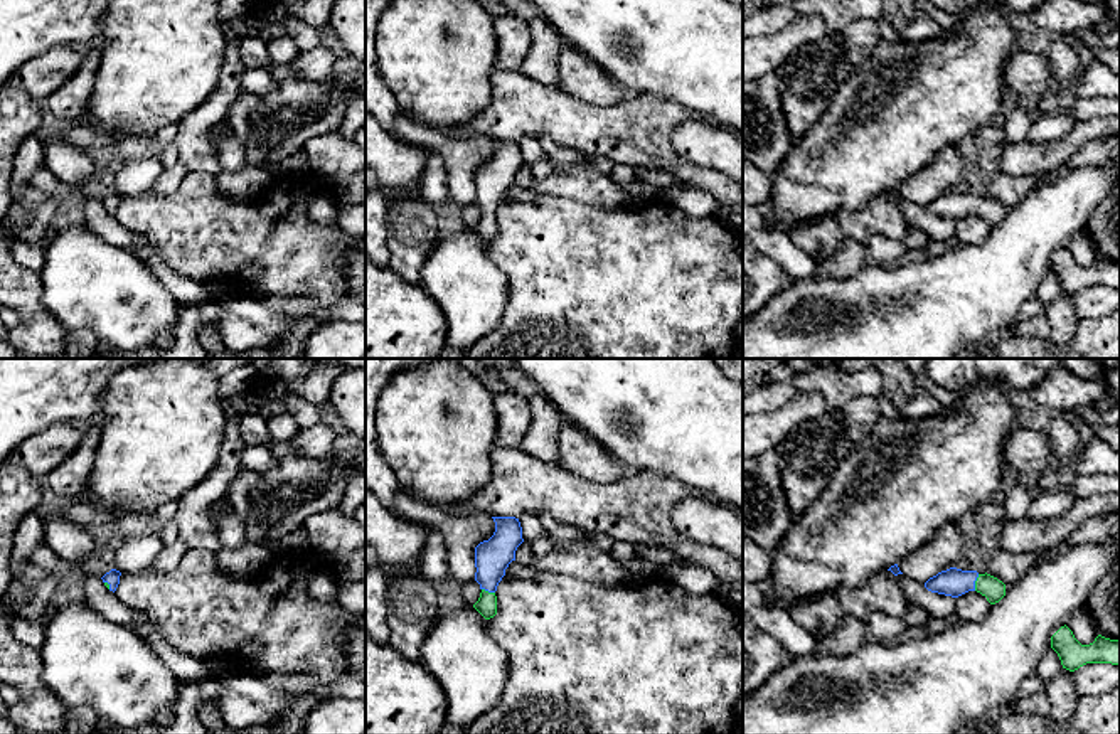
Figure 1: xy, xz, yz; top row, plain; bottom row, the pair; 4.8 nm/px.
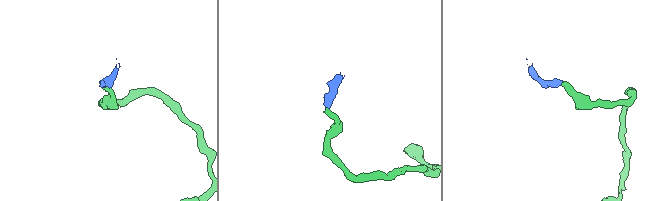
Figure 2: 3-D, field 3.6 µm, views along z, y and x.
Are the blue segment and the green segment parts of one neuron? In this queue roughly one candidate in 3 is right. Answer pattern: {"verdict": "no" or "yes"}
{"verdict": "yes"}

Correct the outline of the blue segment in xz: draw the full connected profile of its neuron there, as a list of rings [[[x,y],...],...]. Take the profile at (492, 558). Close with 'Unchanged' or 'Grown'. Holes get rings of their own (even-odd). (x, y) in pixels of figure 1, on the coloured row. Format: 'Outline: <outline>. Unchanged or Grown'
Outline: [[[492,517],[495,532],[488,540],[475,547],[475,581],[480,584],[480,598],[473,608],[490,620],[497,614],[497,586],[505,569],[515,561],[515,550],[524,542],[522,527],[515,517]]]. Grown

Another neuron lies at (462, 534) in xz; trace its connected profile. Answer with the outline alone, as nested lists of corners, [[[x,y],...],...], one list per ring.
[[[401,488],[394,492],[399,513],[413,520],[433,524],[445,537],[448,572],[460,584],[475,579],[475,547],[495,532],[495,522],[487,513],[450,515],[448,512],[413,498]]]

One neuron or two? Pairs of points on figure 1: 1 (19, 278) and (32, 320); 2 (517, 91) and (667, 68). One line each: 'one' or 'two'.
1: one
2: two

